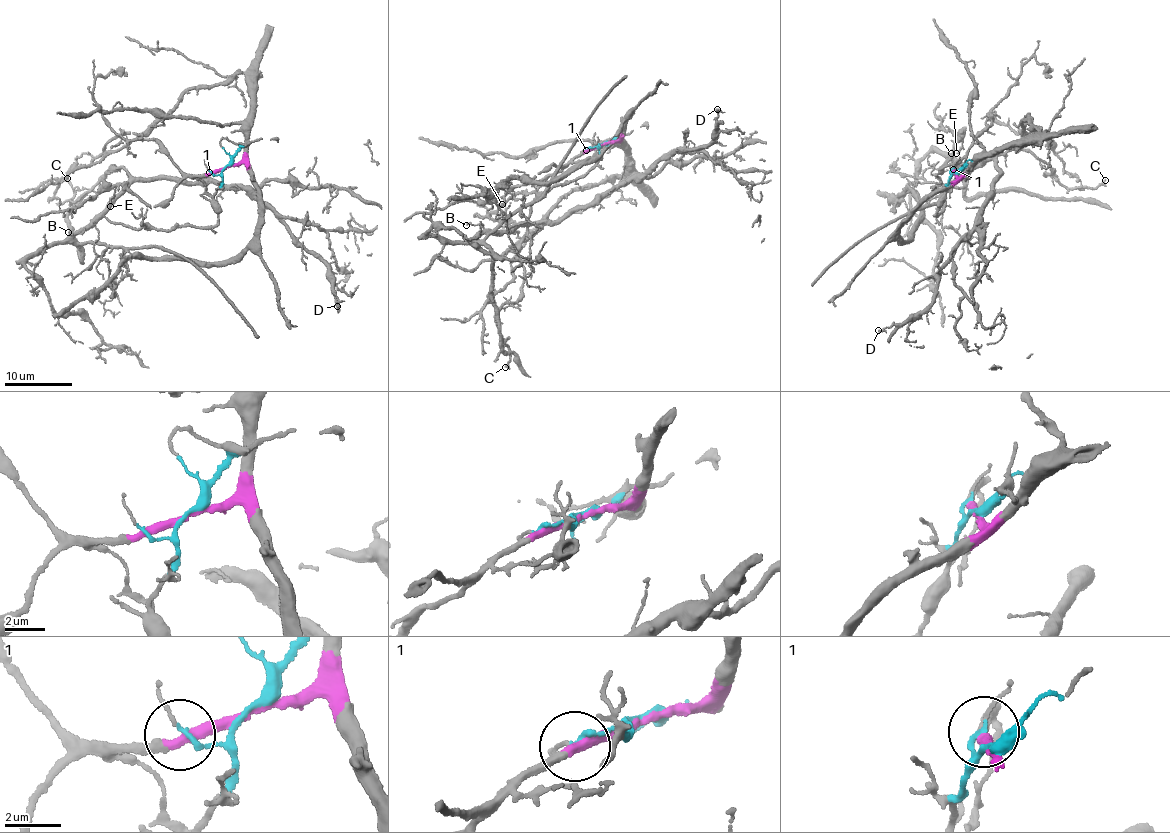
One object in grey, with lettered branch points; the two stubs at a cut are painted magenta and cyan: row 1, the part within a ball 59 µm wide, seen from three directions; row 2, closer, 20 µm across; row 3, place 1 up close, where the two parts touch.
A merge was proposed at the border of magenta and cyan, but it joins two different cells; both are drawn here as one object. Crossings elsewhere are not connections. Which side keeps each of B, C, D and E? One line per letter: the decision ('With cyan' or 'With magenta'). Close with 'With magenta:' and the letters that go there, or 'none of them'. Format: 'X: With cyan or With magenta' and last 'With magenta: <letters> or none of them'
B: With cyan
C: With cyan
D: With cyan
E: With magenta
With magenta: E

